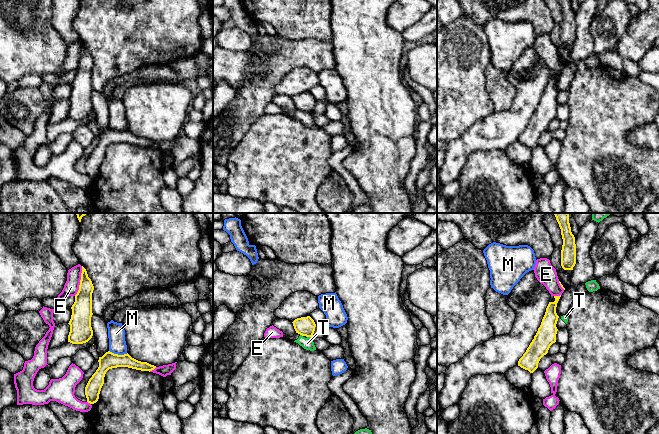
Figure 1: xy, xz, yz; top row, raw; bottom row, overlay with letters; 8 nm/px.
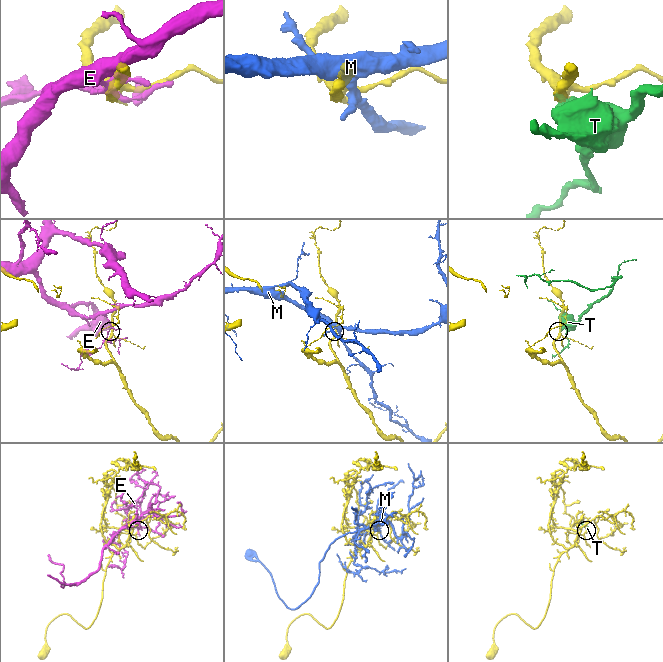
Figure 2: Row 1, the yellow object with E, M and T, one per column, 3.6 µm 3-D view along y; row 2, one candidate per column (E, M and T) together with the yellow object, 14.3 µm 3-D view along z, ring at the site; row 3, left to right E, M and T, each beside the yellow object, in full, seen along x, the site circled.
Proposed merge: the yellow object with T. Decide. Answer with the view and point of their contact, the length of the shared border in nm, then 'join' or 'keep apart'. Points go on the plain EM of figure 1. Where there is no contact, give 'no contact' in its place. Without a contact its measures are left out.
meets yellow in xz at (309, 112); contact 40 nm long; keep apart

